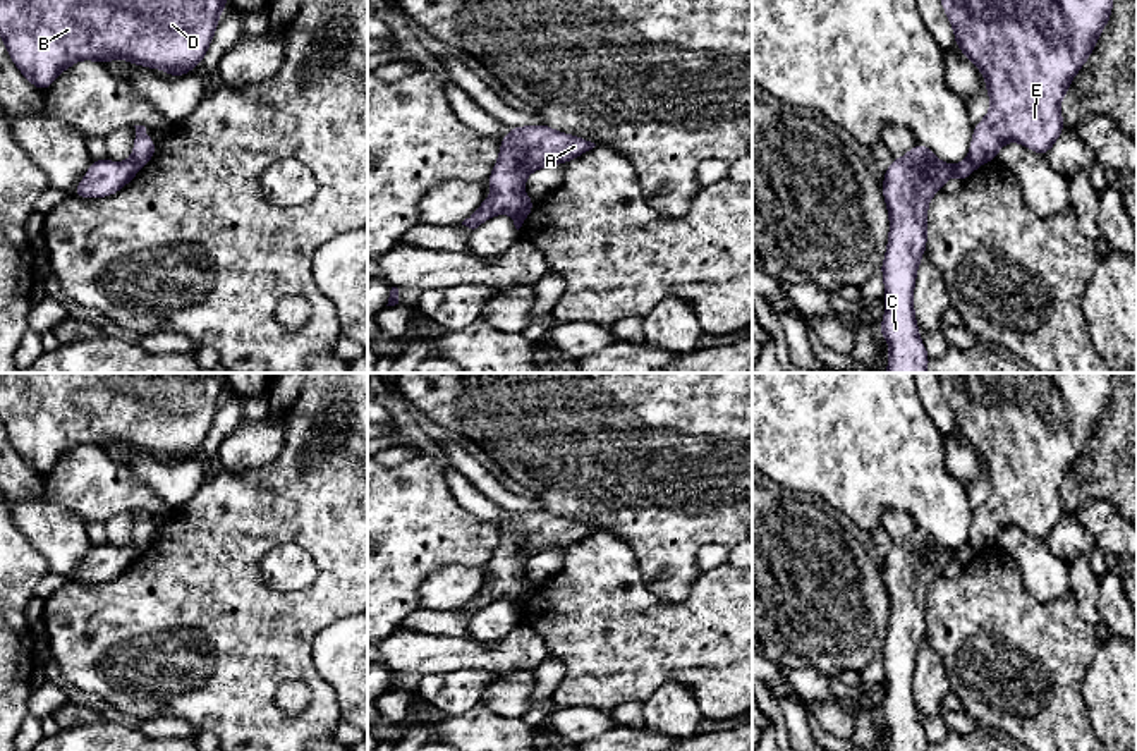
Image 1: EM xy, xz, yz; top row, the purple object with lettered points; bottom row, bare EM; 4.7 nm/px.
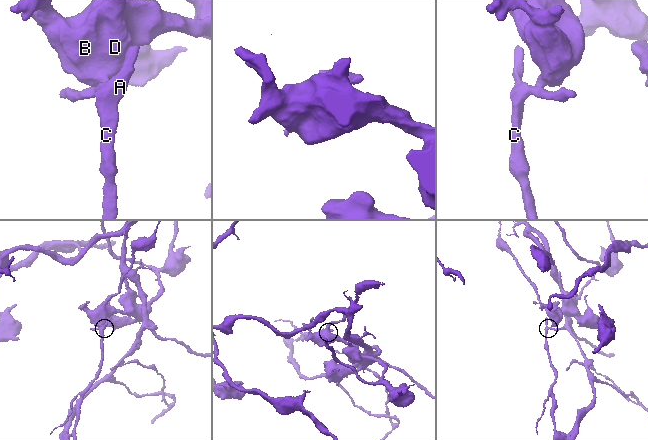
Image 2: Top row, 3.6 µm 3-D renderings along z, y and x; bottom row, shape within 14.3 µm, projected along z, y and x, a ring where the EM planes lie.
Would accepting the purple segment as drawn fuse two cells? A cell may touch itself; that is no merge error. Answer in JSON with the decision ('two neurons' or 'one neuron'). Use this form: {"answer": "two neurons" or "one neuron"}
{"answer": "two neurons"}

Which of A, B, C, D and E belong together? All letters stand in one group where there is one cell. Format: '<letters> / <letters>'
A C / B D E

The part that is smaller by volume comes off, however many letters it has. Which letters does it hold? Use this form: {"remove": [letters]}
{"remove": ["A", "C"]}

